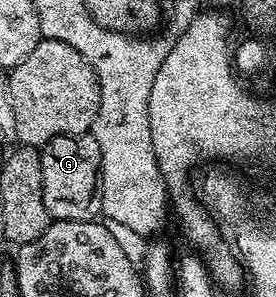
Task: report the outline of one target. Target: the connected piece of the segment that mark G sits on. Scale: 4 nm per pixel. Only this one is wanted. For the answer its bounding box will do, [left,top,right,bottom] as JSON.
[41,131,102,221]

